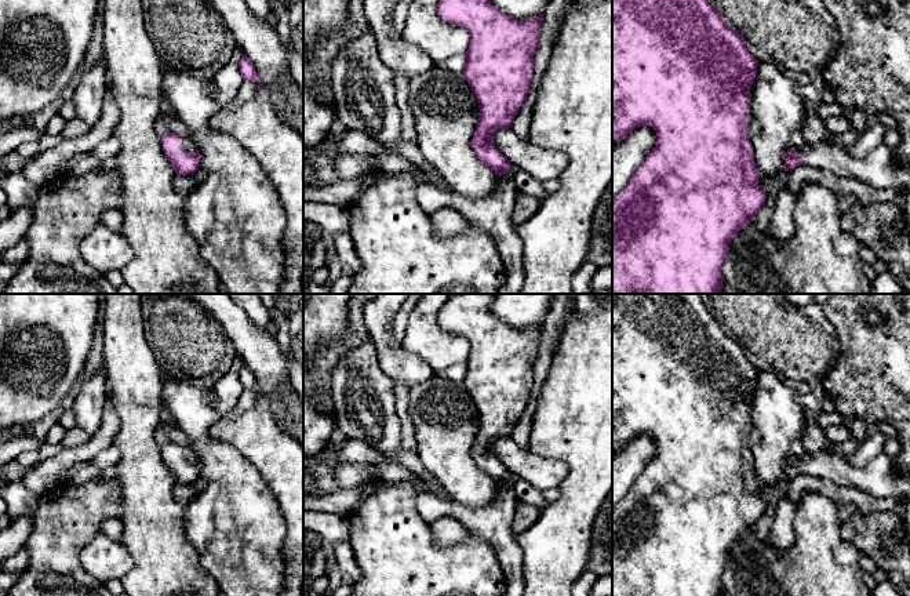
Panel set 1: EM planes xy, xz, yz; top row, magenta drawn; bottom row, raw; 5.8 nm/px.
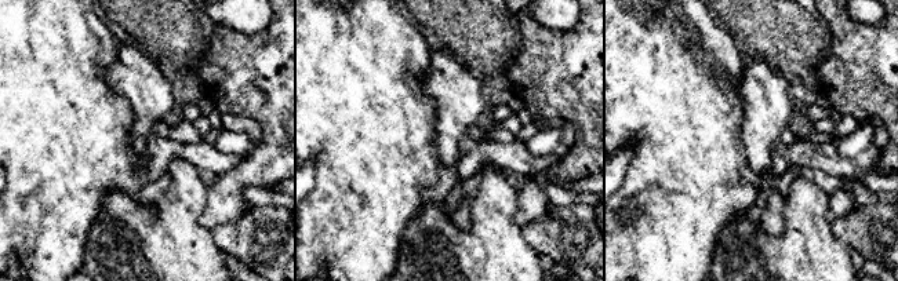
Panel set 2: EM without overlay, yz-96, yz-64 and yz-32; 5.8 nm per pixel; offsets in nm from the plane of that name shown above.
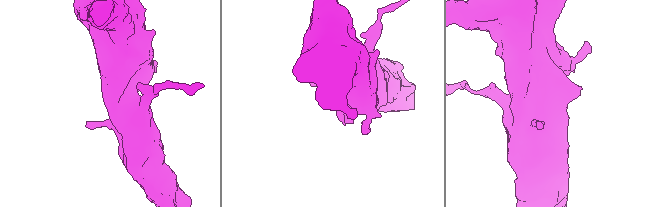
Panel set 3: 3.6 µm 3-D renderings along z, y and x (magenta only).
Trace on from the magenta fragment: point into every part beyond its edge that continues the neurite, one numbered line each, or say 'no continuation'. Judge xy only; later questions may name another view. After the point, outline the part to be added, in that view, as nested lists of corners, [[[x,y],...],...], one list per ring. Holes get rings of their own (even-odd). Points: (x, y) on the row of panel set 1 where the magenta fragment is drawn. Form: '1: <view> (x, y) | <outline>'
1: xy (186, 146) | [[[181,137],[181,152],[182,153],[196,152],[196,149],[192,145],[190,138]]]

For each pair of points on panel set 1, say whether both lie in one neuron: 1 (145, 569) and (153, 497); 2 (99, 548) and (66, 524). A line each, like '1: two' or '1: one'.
1: one
2: two

